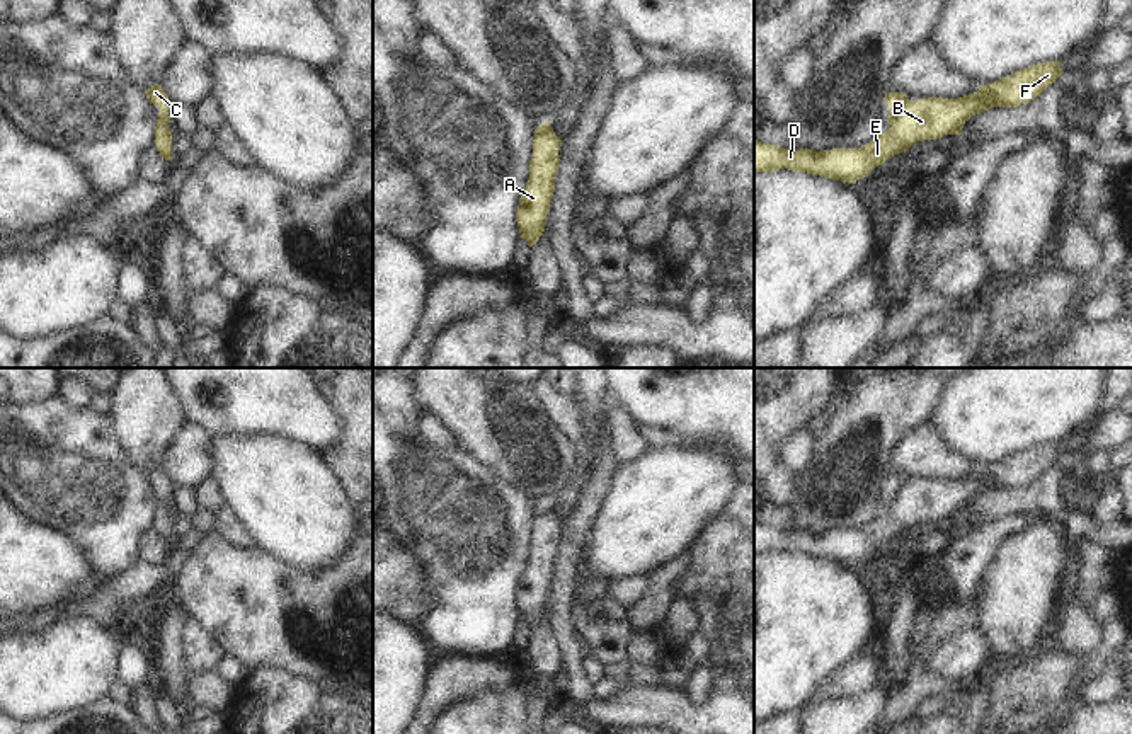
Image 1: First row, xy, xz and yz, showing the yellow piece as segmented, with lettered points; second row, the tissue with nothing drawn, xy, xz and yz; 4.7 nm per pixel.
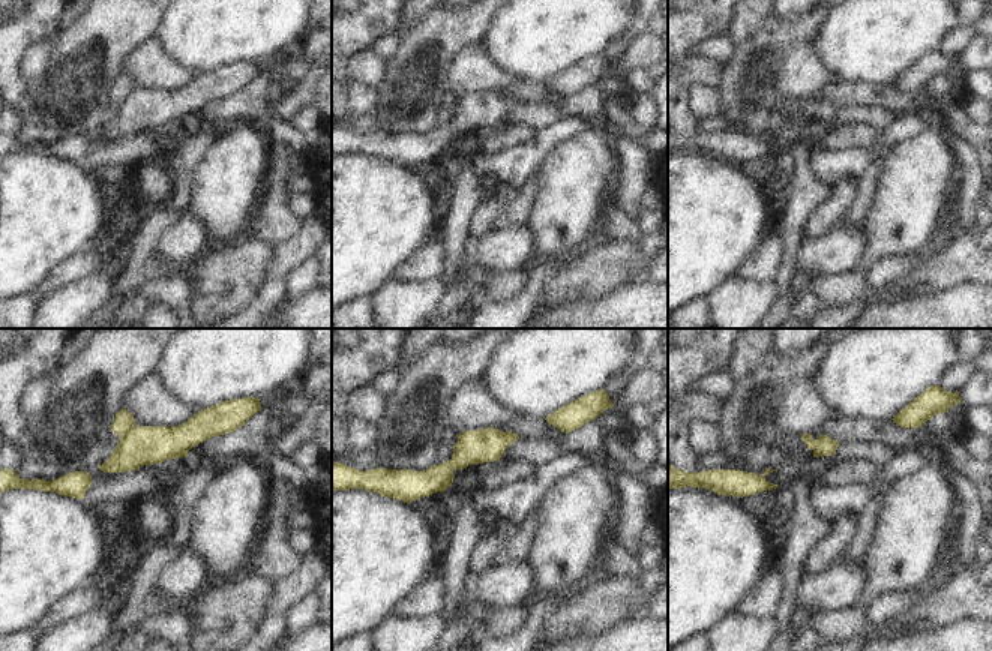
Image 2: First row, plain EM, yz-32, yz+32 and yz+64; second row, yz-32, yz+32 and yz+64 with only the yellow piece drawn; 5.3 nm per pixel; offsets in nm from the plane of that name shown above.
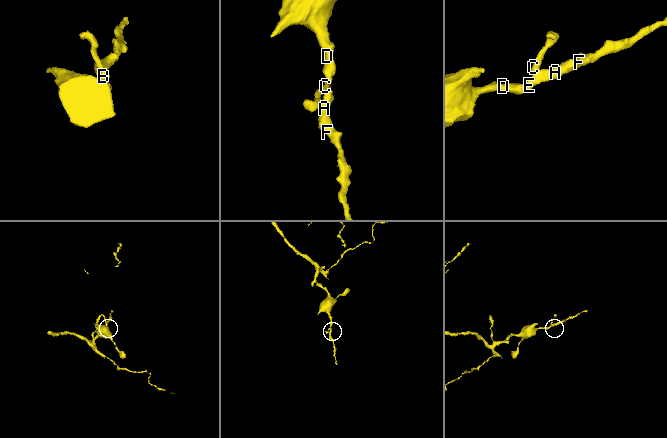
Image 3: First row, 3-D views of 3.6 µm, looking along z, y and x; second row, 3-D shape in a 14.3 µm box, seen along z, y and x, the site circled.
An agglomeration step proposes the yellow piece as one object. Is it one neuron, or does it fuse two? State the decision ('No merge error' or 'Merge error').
Merge error

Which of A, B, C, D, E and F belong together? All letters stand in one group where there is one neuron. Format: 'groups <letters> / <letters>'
groups A B D E F / C

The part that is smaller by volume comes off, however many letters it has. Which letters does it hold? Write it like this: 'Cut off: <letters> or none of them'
Cut off: C

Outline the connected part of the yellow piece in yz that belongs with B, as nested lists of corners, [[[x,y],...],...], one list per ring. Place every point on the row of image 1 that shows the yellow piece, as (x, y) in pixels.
[[[1061,61],[1037,63],[999,78],[974,94],[904,100],[889,107],[889,129],[860,148],[814,152],[754,141],[754,174],[788,169],[855,184],[875,167],[923,140],[962,135],[963,124],[992,107],[1018,107],[1040,95],[1062,75]]]

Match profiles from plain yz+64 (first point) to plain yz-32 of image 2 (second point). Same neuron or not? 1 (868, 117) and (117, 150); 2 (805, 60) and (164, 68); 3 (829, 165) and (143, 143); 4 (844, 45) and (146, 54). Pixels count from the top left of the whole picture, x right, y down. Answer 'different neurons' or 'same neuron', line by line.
1: different neurons
2: same neuron
3: different neurons
4: different neurons

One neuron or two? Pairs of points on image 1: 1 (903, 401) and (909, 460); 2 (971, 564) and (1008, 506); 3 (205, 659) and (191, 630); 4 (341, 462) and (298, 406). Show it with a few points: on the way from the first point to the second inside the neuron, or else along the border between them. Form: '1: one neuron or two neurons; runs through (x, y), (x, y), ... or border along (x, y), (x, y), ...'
1: two neurons; border along (928, 419), (901, 436), (887, 469)
2: two neurons; border along (1040, 518), (1030, 513), (1015, 513), (981, 525)
3: one neuron; runs through (200, 653), (194, 637)
4: two neurons; border along (329, 404), (339, 418), (341, 435), (319, 450)

